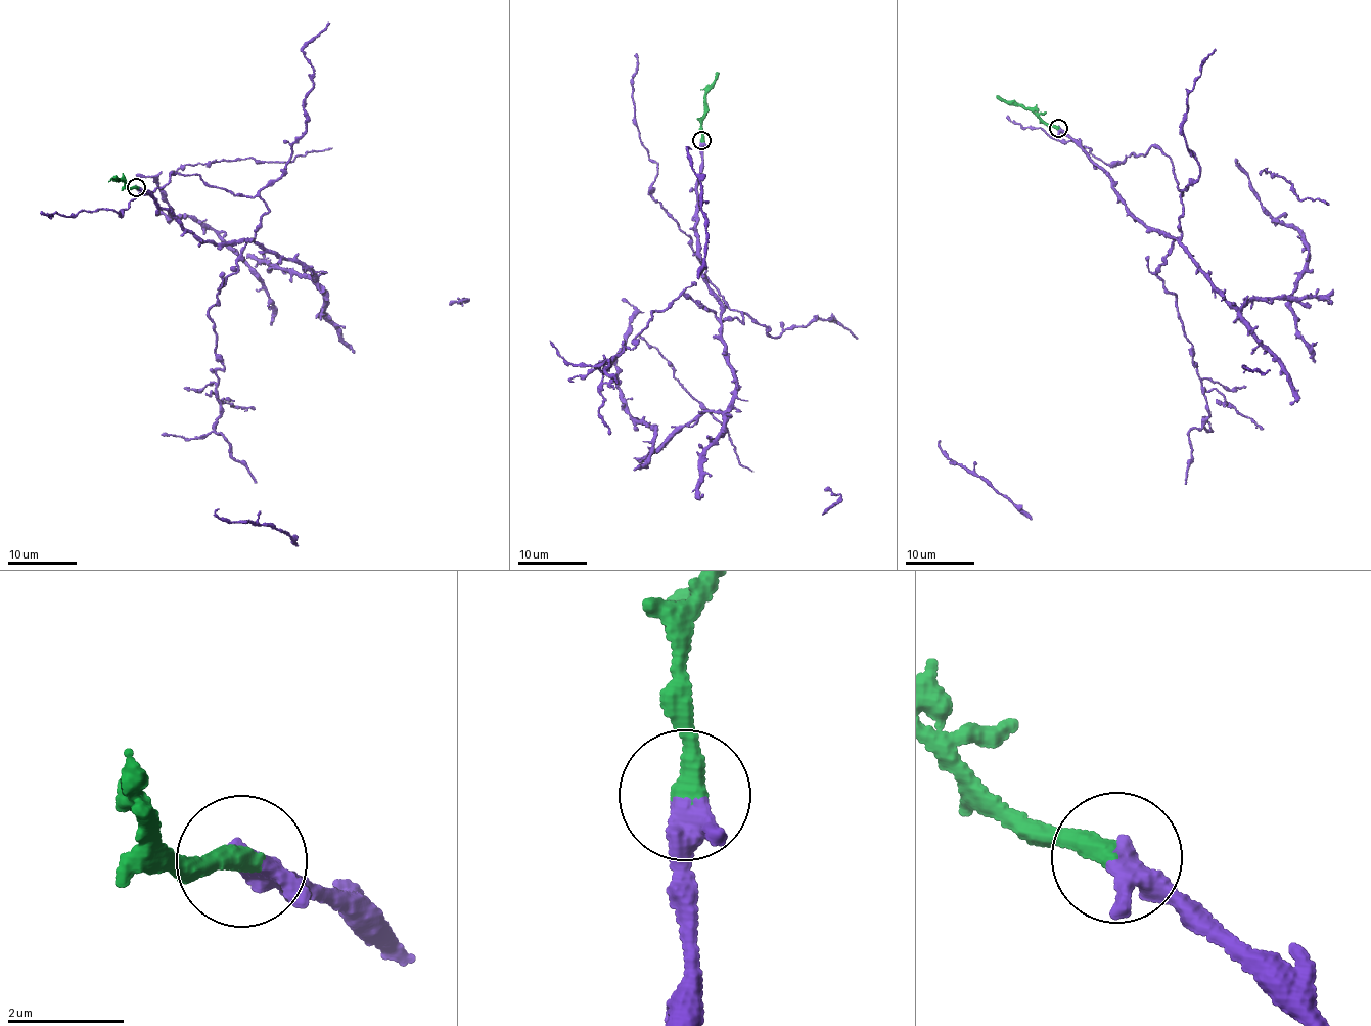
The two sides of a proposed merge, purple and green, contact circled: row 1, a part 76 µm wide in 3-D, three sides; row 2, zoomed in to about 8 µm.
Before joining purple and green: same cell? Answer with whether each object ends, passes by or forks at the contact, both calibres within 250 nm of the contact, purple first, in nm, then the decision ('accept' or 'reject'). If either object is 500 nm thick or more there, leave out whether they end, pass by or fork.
purple passes by | green ends | 320/400 nm | accept

